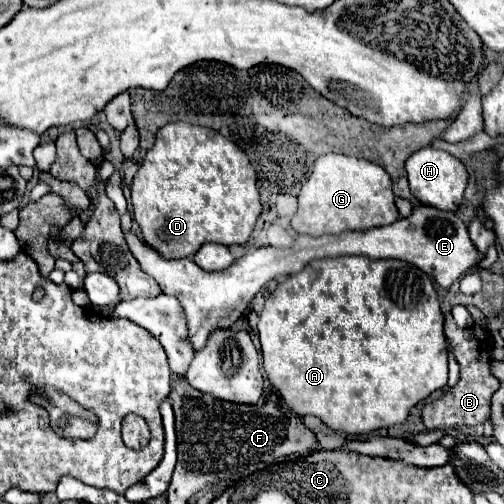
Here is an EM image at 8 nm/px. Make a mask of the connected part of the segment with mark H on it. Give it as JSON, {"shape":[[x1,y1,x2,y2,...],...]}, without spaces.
{"shape":[[426,146,426,148,420,148,418,152,414,152,406,160,406,172,408,172,408,182,410,182,410,192,422,204,436,206,438,210,448,210,448,212,458,210,462,196,464,196,466,182,468,182,468,170,464,168,464,164,460,164,458,158,454,158,452,154,448,154,444,150]]}

